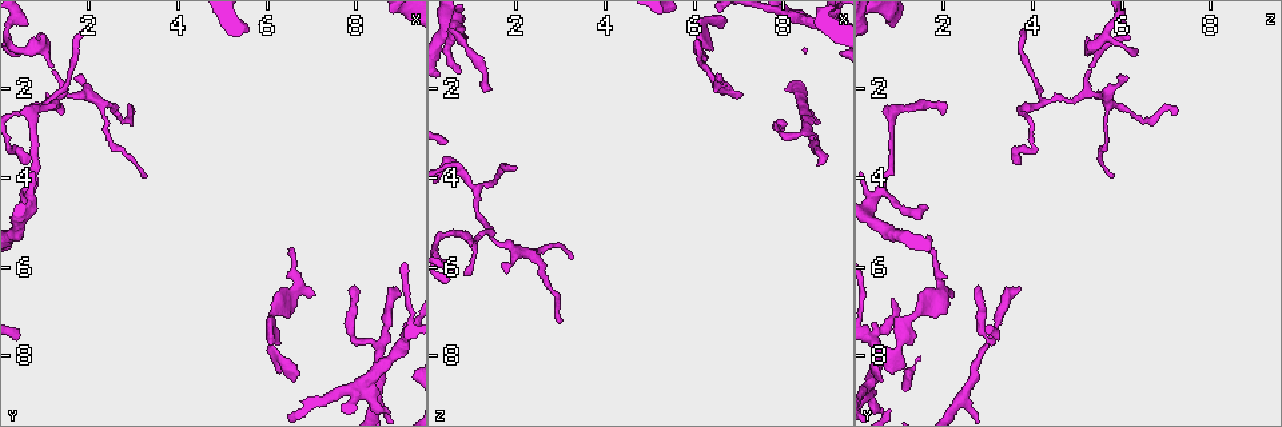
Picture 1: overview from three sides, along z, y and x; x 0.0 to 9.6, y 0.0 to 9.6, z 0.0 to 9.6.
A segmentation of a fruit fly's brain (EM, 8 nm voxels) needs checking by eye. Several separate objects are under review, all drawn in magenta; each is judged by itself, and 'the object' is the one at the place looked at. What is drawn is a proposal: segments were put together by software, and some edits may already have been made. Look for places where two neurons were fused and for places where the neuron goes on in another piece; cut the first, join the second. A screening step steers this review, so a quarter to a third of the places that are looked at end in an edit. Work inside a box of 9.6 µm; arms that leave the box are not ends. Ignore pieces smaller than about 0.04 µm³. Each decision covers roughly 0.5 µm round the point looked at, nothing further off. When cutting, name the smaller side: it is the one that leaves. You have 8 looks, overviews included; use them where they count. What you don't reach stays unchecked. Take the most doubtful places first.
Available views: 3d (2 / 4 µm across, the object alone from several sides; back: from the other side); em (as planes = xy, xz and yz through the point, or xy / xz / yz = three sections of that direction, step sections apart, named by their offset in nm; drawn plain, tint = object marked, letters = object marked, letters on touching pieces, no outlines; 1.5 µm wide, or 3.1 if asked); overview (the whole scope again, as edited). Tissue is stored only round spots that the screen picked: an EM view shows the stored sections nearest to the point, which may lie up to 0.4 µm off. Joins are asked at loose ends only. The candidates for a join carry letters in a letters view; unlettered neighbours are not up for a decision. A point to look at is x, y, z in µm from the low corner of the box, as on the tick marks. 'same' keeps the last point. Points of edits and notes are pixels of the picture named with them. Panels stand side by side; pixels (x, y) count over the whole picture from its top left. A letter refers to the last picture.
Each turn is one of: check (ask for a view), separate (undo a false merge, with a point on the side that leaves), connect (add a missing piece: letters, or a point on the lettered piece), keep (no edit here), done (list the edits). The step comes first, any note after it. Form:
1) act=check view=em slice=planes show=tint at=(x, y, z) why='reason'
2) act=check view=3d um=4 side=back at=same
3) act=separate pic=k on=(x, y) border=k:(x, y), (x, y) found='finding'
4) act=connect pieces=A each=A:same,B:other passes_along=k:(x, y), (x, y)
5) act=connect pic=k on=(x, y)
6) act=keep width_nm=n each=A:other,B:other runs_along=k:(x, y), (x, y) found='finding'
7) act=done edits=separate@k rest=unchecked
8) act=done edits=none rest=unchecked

act=check view=3d um=2 at=(7.95, 6.45, 2.85) why='free end'

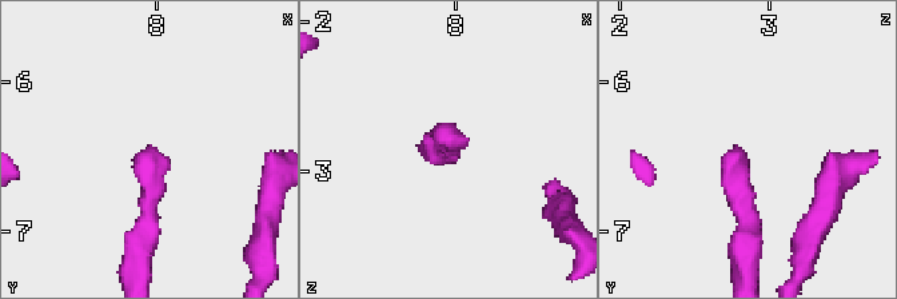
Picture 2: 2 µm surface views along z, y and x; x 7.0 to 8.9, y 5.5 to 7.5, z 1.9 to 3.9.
act=check view=em slice=planes show=letters at=(7.88, 6.46, 2.80)

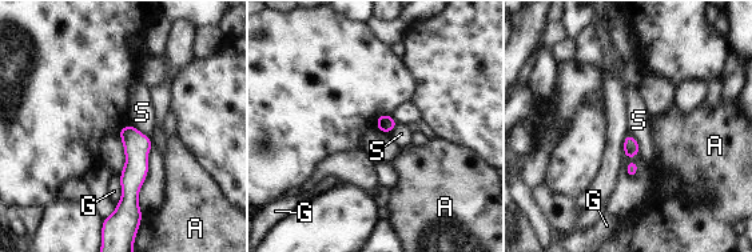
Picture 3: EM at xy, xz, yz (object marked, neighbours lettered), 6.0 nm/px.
act=keep each=A:other,G:other,S:other runs_along=3:(131, 130), (134, 175), (126, 208) found='none of them fits'

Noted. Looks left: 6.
act=check view=em slice=xz step=4 show=letters at=(1.45, 2.50, 1.95) why='long arm stops here'

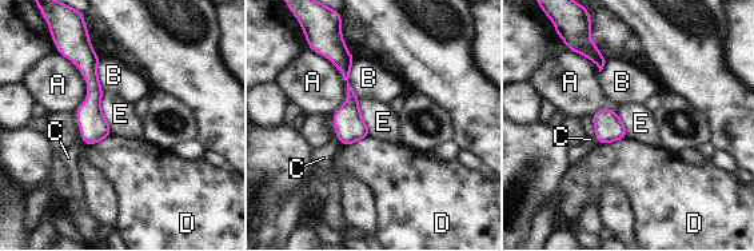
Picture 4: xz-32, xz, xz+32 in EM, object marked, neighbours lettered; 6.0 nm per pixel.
act=check view=em slice=planes show=letters at=same

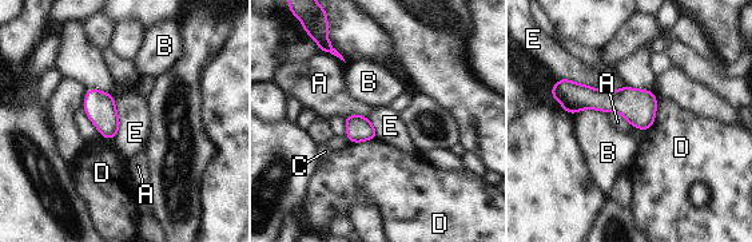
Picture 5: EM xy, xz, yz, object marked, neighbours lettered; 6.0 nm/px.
act=keep width_nm=160 each=A:other,B:other,C:other,D:other,E:other border=5:(558, 78), (601, 90), (623, 86) found='no lettered piece goes on from it'

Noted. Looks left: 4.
act=check view=em slice=planes show=letters at=(3.30, 3.95, 5.90) why='free end'

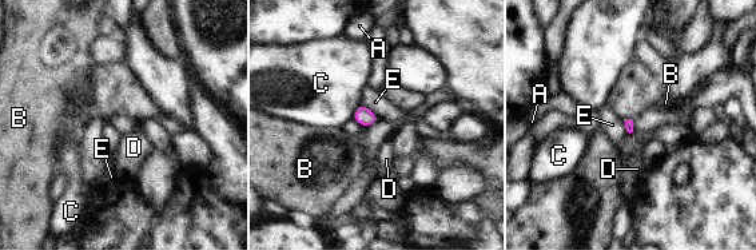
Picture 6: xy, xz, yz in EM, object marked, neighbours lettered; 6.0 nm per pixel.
act=keep each=A:other,B:other,C:other,D:other,E:other border=6:(361, 102), (380, 118) found='none of them fits'

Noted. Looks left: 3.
act=done edits=none rest=unchecked

